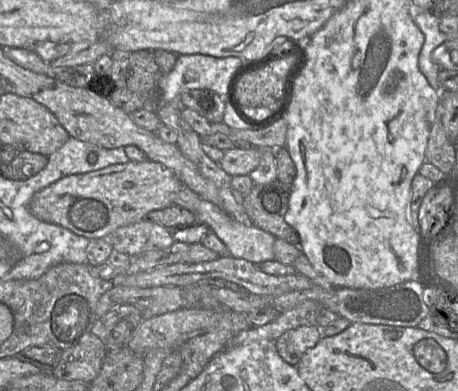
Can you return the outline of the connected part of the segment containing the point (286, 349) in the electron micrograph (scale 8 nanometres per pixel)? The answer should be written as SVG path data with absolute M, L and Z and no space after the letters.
M302 325L284 332L276 341L279 355L287 363L296 366L302 355L313 348L322 336L318 325Z

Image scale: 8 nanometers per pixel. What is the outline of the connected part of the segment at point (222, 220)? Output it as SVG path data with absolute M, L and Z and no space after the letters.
M200 200L195 212L197 220L213 230L226 245L227 253L256 265L274 260L275 237L253 224L245 225L233 219L219 206Z

